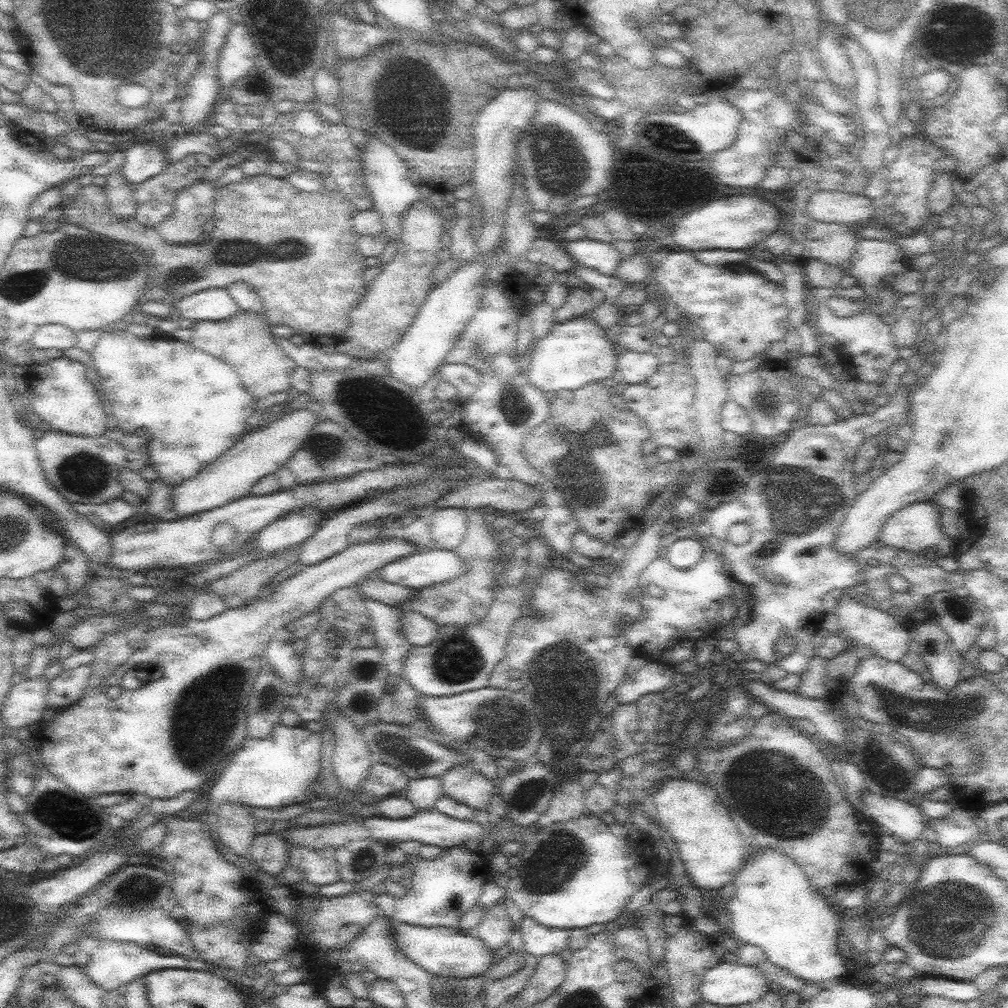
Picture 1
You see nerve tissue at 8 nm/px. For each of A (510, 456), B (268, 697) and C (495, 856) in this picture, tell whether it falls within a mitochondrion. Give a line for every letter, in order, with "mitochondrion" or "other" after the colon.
A: other
B: other
C: other

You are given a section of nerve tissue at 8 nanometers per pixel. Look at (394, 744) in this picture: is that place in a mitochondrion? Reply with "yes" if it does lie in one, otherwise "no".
yes

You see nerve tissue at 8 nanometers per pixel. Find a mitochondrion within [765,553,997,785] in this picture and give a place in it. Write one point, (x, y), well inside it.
(930, 713)

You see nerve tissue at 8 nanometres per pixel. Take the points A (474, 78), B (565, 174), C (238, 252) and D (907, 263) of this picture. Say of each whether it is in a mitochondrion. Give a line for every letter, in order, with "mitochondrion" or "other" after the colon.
A: other
B: mitochondrion
C: mitochondrion
D: other

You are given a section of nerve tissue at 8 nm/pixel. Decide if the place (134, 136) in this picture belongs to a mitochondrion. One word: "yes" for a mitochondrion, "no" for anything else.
no

